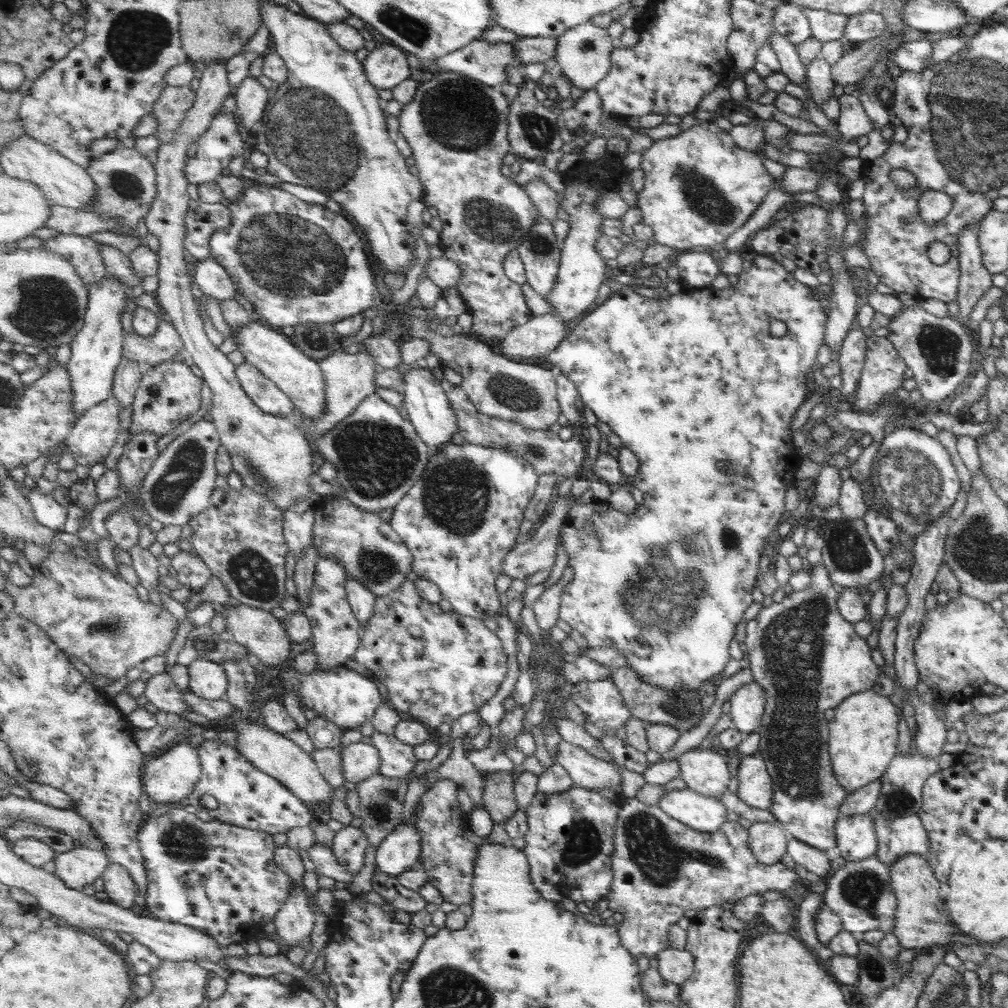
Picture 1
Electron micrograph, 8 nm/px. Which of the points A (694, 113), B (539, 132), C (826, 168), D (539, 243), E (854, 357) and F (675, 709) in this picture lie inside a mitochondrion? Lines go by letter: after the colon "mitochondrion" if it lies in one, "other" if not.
A: other
B: mitochondrion
C: other
D: mitochondrion
E: other
F: mitochondrion

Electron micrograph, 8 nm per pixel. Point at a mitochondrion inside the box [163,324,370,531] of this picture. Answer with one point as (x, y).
(252, 470)

